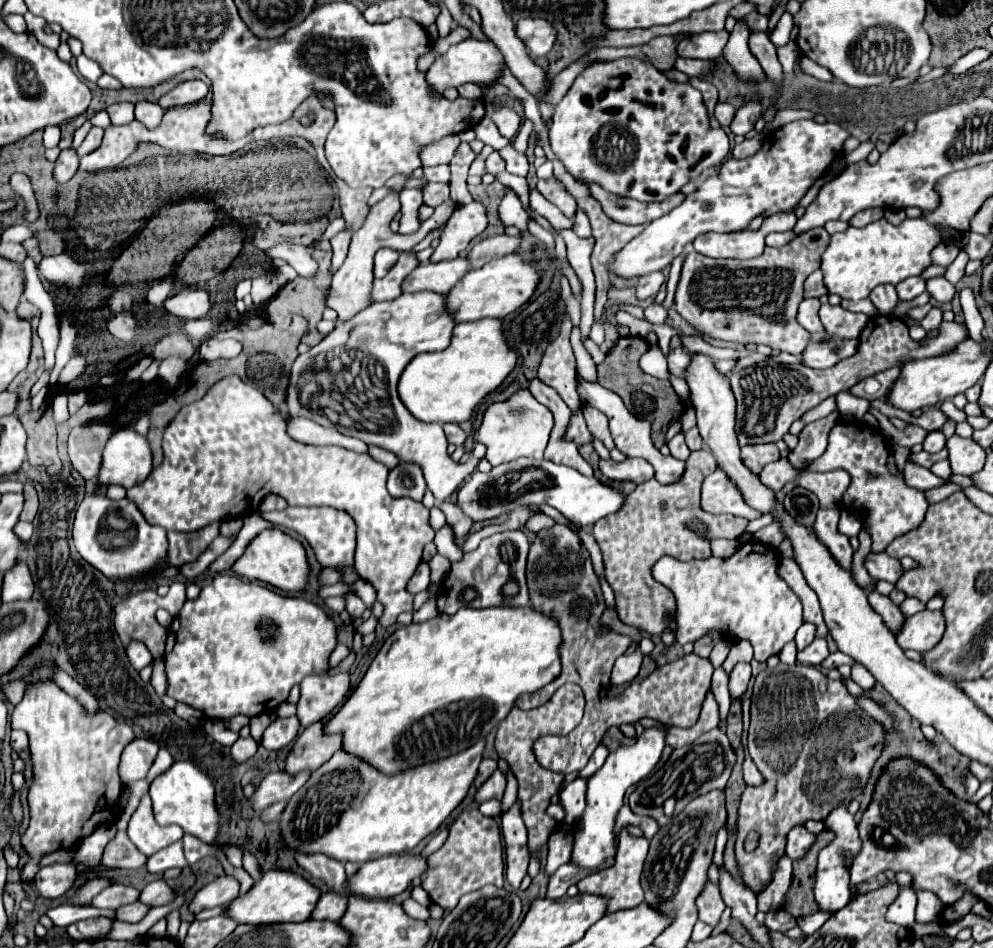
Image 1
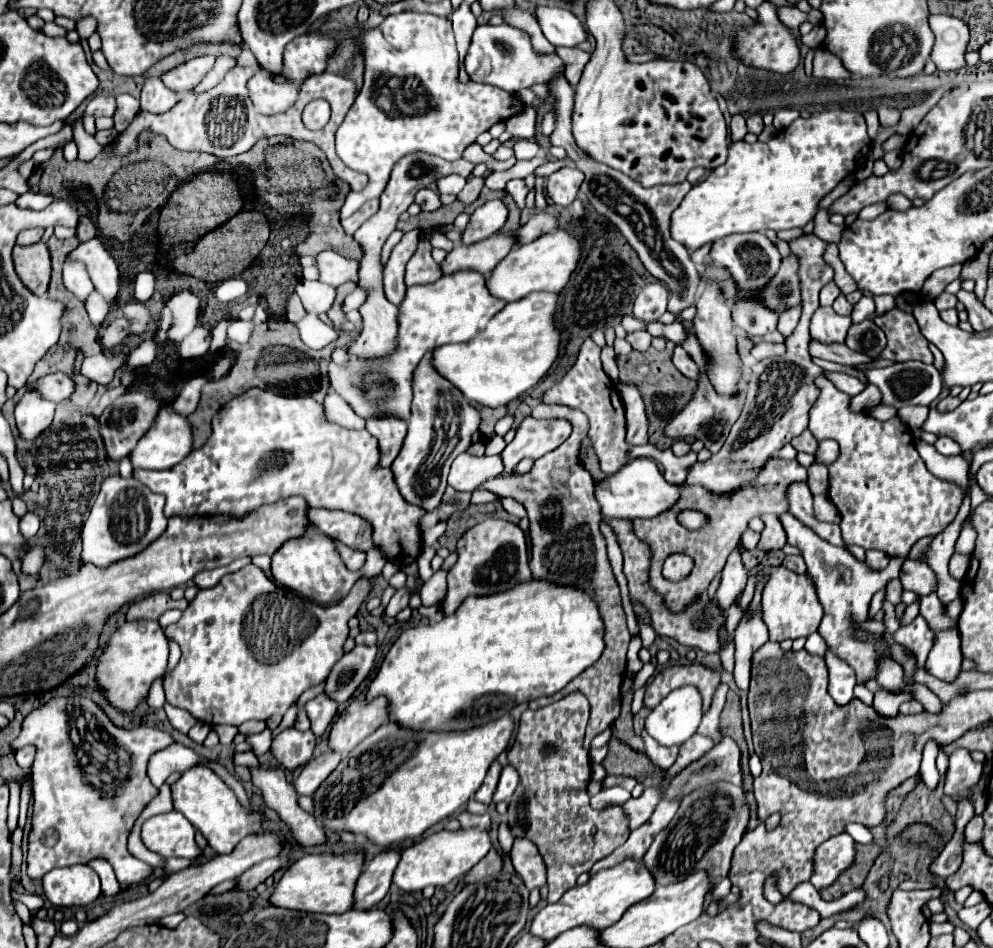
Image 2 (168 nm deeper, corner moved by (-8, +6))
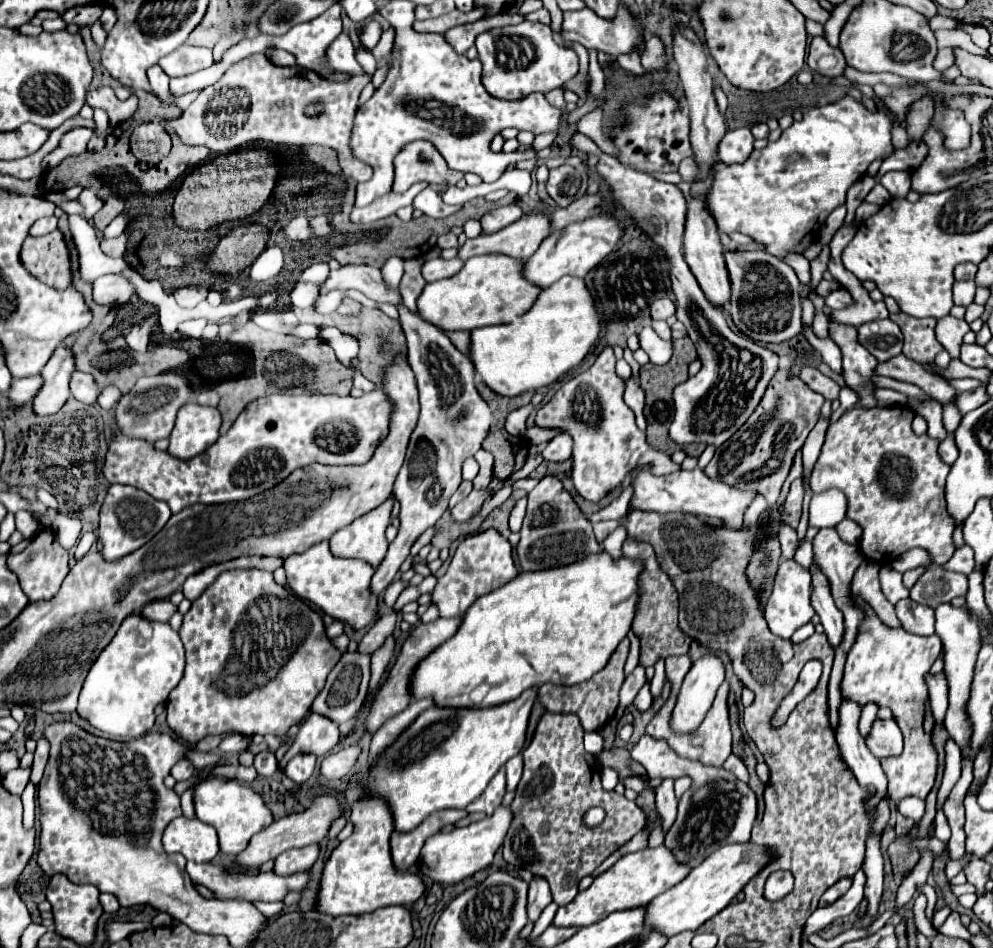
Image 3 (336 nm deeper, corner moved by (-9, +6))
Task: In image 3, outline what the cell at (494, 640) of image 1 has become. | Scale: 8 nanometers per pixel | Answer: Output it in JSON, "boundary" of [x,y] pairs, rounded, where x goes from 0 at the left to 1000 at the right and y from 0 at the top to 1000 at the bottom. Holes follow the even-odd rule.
{"boundary":[[[609,581],[591,585],[567,598],[523,604],[517,613],[513,613],[513,617],[507,617],[476,636],[476,640],[468,647],[460,670],[448,676],[448,680],[436,687],[436,691],[428,693],[416,712],[416,737],[436,735],[440,744],[494,746],[515,739],[529,727],[547,720],[579,723],[595,716],[609,704],[623,676],[631,672],[635,664],[644,638],[646,604],[646,592],[629,585],[617,590]]]}

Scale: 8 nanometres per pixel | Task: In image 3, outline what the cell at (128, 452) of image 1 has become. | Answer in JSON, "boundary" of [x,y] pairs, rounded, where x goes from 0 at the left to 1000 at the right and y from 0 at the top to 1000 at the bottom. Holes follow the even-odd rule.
{"boundary":[[[190,425],[178,438],[178,448],[170,461],[170,478],[180,484],[192,484],[204,478],[221,463],[223,436],[219,429]]]}

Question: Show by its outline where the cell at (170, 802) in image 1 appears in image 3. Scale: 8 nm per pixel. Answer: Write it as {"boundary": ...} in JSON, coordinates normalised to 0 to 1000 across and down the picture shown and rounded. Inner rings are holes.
{"boundary":[[[212,820],[198,828],[196,832],[196,860],[200,866],[210,868],[219,874],[221,893],[229,902],[241,902],[247,896],[257,879],[275,868],[275,858],[265,847],[263,839],[257,836],[251,828],[245,828],[235,822]]]}

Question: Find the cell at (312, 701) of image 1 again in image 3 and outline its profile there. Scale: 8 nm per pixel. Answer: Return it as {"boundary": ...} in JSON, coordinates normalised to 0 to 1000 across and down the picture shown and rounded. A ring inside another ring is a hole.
{"boundary":[[[313,752],[313,756],[307,761],[307,765],[301,767],[297,782],[293,784],[293,788],[289,790],[289,794],[281,803],[281,807],[287,809],[291,805],[291,801],[295,801],[297,796],[305,796],[305,794],[311,794],[317,799],[327,799],[339,784],[341,784],[339,765],[335,765],[335,761],[327,761],[327,756],[317,756]]]}

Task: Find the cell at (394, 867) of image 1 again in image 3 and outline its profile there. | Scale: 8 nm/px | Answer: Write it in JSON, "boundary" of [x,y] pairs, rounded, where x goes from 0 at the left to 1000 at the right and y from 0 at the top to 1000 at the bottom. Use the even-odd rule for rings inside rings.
{"boundary":[[[505,849],[496,855],[494,862],[488,862],[480,868],[456,874],[452,879],[442,877],[440,881],[432,883],[430,889],[426,891],[426,898],[424,898],[426,915],[434,915],[434,927],[438,927],[440,931],[452,931],[452,934],[478,923],[480,919],[484,919],[496,910],[498,900],[503,898],[503,893],[509,887],[515,866],[517,866],[517,855],[513,851]]]}

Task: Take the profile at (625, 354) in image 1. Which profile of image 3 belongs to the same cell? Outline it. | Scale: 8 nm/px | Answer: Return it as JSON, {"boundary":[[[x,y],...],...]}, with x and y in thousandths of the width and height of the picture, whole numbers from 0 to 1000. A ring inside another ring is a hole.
{"boundary":[[[680,358],[680,372],[678,372],[678,381],[674,381],[670,385],[670,391],[666,387],[658,387],[658,385],[650,385],[646,389],[646,408],[650,412],[650,442],[652,442],[652,465],[670,476],[670,478],[678,478],[680,474],[686,474],[682,472],[682,467],[676,465],[674,461],[674,448],[676,448],[676,442],[678,442],[678,421],[676,421],[676,412],[680,406],[688,404],[694,396],[692,396],[692,385],[696,381],[702,379],[702,372],[700,372],[700,366],[696,362],[696,358]]]}

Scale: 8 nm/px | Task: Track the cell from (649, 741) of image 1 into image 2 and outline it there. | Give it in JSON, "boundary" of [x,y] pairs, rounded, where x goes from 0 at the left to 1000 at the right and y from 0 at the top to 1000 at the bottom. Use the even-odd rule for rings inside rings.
{"boundary":[[[691,723],[677,729],[651,756],[651,771],[665,786],[687,786],[695,780],[707,758],[707,737],[701,725]]]}

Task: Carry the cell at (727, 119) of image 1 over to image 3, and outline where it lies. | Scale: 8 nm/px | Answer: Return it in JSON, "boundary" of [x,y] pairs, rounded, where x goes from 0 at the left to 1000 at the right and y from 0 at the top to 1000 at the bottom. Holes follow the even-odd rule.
{"boundary":[[[752,134],[732,138],[730,149],[726,149],[724,170],[728,170],[730,174],[748,172],[748,170],[754,168],[756,159],[758,159],[758,142],[756,142],[756,138]]]}

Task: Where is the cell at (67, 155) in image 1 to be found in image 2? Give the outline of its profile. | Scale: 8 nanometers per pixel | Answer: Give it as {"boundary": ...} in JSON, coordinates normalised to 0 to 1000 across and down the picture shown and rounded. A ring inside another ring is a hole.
{"boundary":[[[68,126],[66,130],[75,130],[75,147],[79,155],[79,168],[85,171],[93,170],[103,159],[103,153],[99,153],[95,145],[87,142],[87,138],[79,126]]]}

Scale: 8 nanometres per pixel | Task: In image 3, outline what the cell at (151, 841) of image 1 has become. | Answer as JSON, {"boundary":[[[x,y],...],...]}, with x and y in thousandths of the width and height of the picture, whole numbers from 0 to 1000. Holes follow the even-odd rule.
{"boundary":[[[178,862],[166,874],[164,891],[168,900],[182,900],[190,908],[212,908],[221,900],[219,879],[212,870],[206,870],[198,864]]]}

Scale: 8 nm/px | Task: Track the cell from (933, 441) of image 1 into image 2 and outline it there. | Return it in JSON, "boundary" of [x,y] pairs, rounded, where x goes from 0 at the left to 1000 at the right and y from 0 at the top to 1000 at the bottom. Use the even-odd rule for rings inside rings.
{"boundary":[[[945,461],[943,467],[941,467],[941,472],[949,480],[963,480],[963,478],[967,478],[967,469],[959,461]]]}

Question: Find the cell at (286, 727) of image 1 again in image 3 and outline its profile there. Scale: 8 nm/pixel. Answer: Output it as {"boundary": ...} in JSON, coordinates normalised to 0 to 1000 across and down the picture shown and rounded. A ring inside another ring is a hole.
{"boundary":[[[295,799],[295,803],[291,803],[291,807],[287,809],[287,818],[299,828],[311,824],[315,813],[317,813],[317,799]]]}

